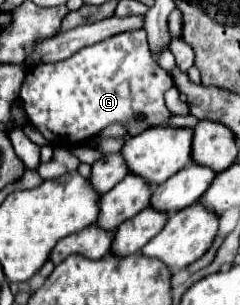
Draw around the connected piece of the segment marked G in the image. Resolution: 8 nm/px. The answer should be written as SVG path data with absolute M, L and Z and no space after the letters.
M132 30L110 36L108 40L94 46L86 46L66 60L54 64L38 64L30 68L22 84L22 102L30 124L34 124L48 140L76 138L78 142L86 142L110 124L122 124L124 128L128 128L130 136L136 136L150 126L164 124L168 118L172 118L172 112L164 104L164 92L168 88L170 76L152 60L146 32Z

